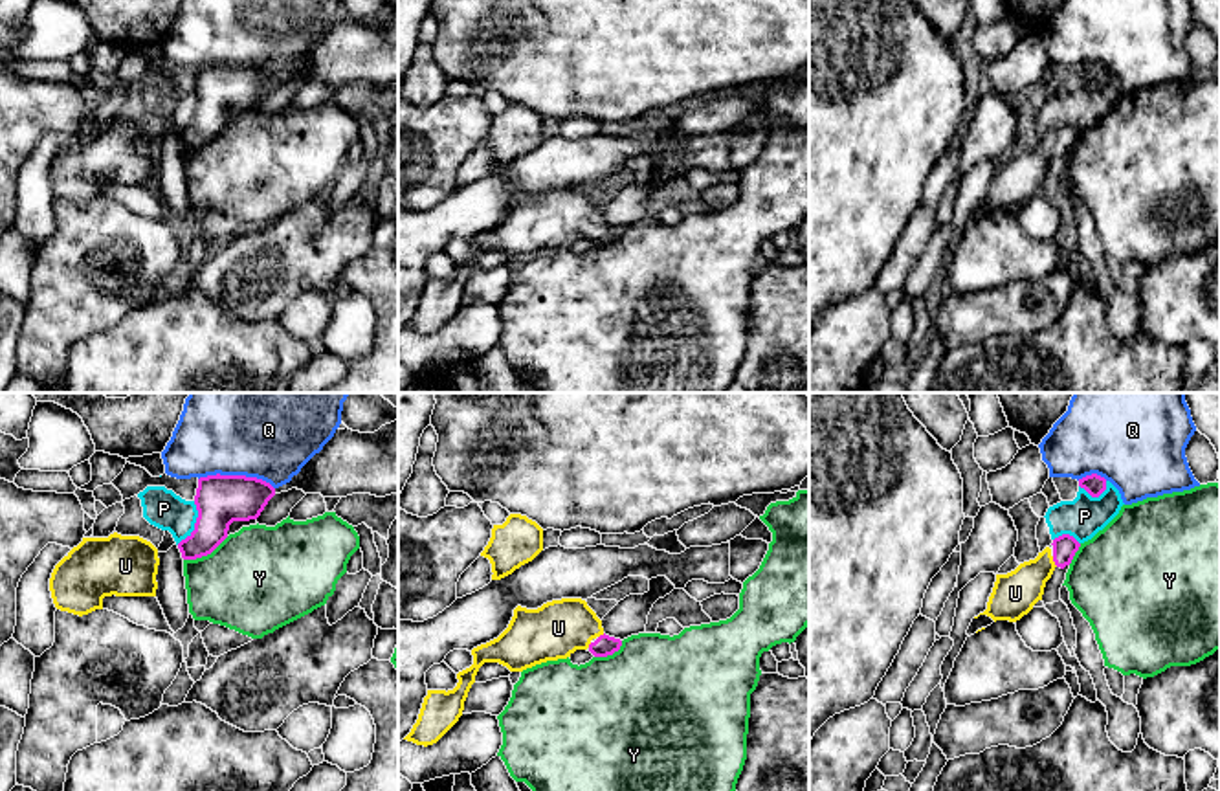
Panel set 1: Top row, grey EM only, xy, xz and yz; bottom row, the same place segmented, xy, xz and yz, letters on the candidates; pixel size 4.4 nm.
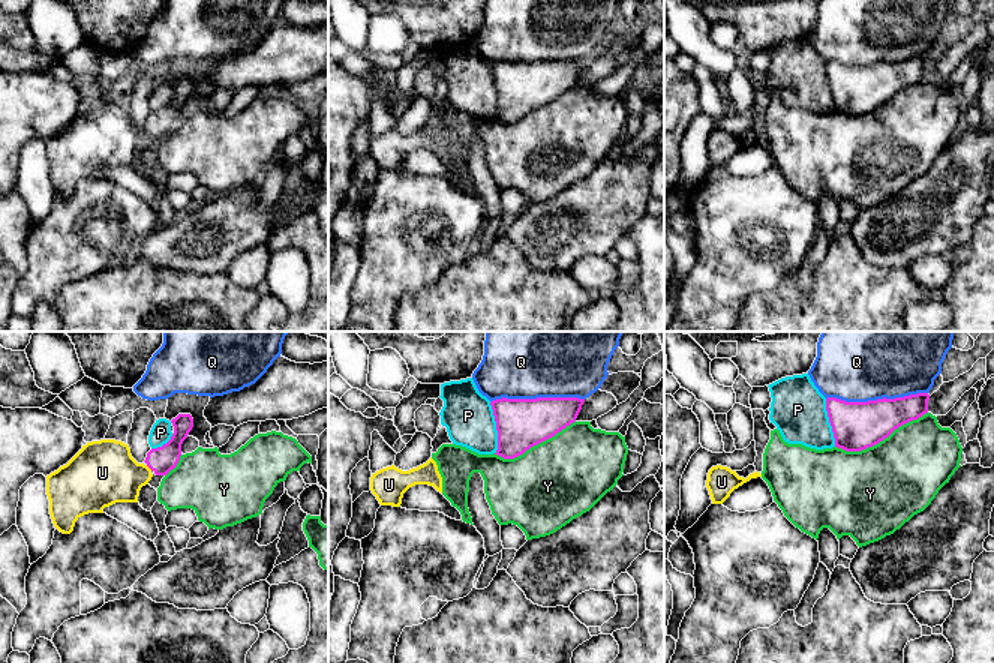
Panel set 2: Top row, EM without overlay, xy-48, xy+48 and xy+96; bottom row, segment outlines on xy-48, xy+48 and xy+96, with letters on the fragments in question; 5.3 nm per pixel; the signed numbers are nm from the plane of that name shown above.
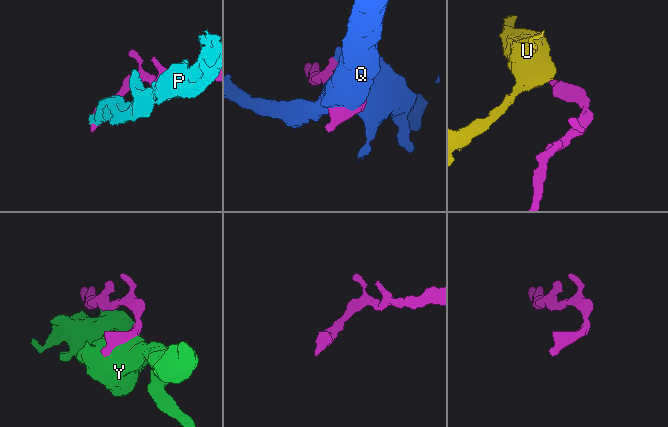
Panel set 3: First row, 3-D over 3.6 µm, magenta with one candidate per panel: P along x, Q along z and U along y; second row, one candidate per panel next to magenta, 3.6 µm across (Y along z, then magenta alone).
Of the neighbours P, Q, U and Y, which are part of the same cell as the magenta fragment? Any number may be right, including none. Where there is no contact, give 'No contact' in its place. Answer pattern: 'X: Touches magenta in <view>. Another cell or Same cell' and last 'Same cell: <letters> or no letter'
P: Touches magenta in xy. Another cell
Q: Touches magenta in xy. Another cell
U: Touches magenta in yz. Same cell
Y: Touches magenta in xy. Another cell
Same cell: U

